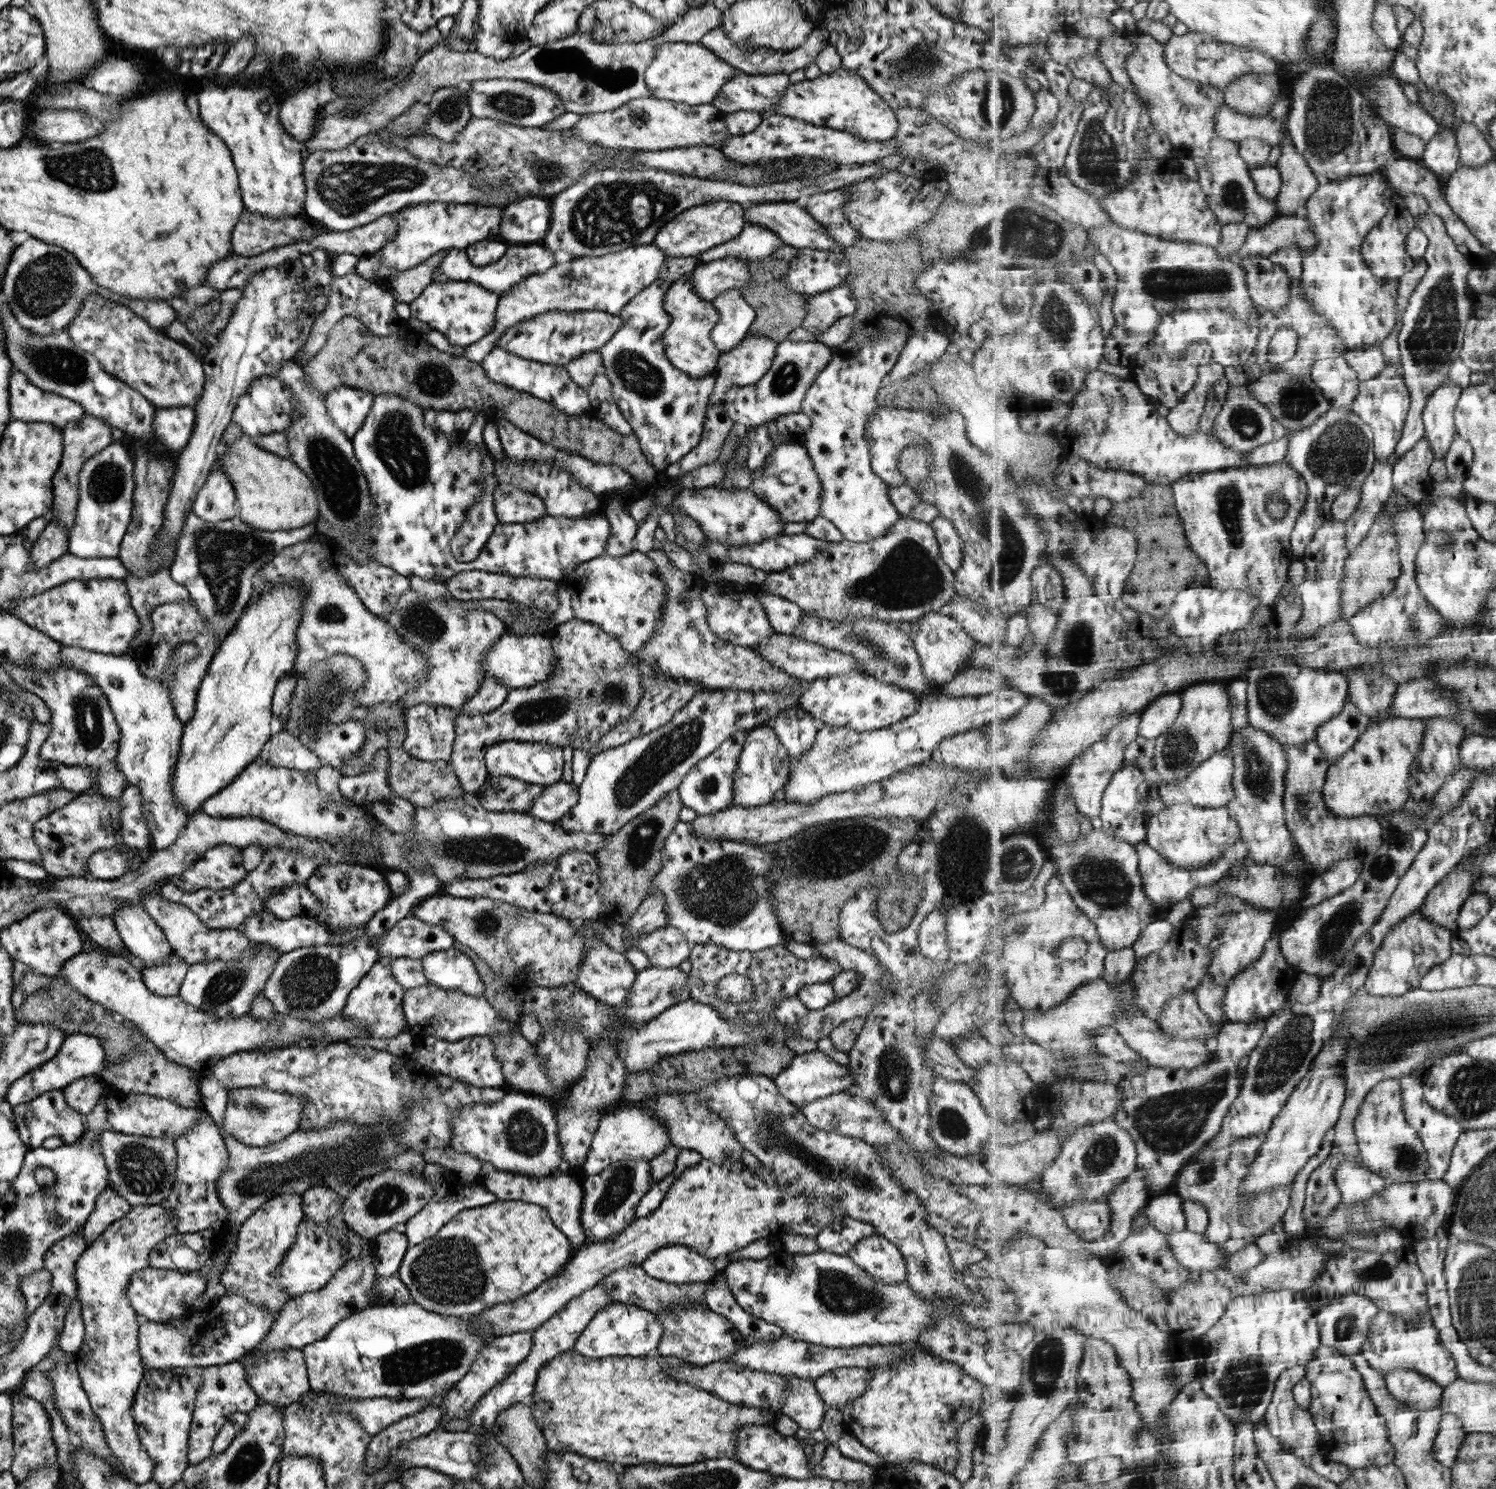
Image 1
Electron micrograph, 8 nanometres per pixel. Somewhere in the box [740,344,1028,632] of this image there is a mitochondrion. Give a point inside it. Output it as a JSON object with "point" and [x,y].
{"point":[907,577]}

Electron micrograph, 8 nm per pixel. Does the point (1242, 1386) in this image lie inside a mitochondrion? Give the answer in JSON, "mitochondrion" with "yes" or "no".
{"mitochondrion":"yes"}

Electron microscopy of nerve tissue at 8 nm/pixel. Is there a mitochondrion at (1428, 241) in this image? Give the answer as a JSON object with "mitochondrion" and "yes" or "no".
{"mitochondrion":"no"}

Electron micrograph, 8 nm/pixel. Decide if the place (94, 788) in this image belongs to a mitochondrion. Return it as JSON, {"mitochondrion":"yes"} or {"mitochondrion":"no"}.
{"mitochondrion":"no"}

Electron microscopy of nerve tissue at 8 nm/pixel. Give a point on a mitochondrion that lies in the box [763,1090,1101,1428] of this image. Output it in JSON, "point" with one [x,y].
{"point":[842,1294]}

